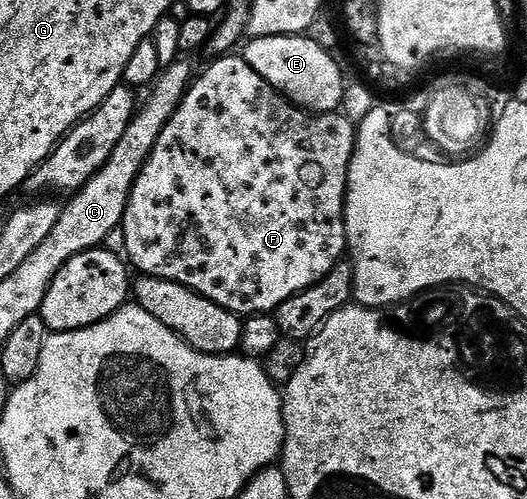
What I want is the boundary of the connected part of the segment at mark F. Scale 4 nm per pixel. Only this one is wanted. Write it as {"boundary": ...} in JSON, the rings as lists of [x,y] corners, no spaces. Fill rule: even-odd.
{"boundary":[[[219,56],[214,61],[200,78],[198,75],[192,81],[175,114],[164,124],[157,144],[133,184],[121,223],[123,246],[130,265],[134,269],[136,266],[140,275],[185,285],[238,316],[271,314],[285,300],[317,285],[334,266],[340,265],[342,258],[339,257],[344,257],[347,233],[343,223],[343,199],[347,196],[347,169],[355,151],[356,127],[342,113],[316,114],[292,104],[264,78],[257,76],[241,56]]]}

